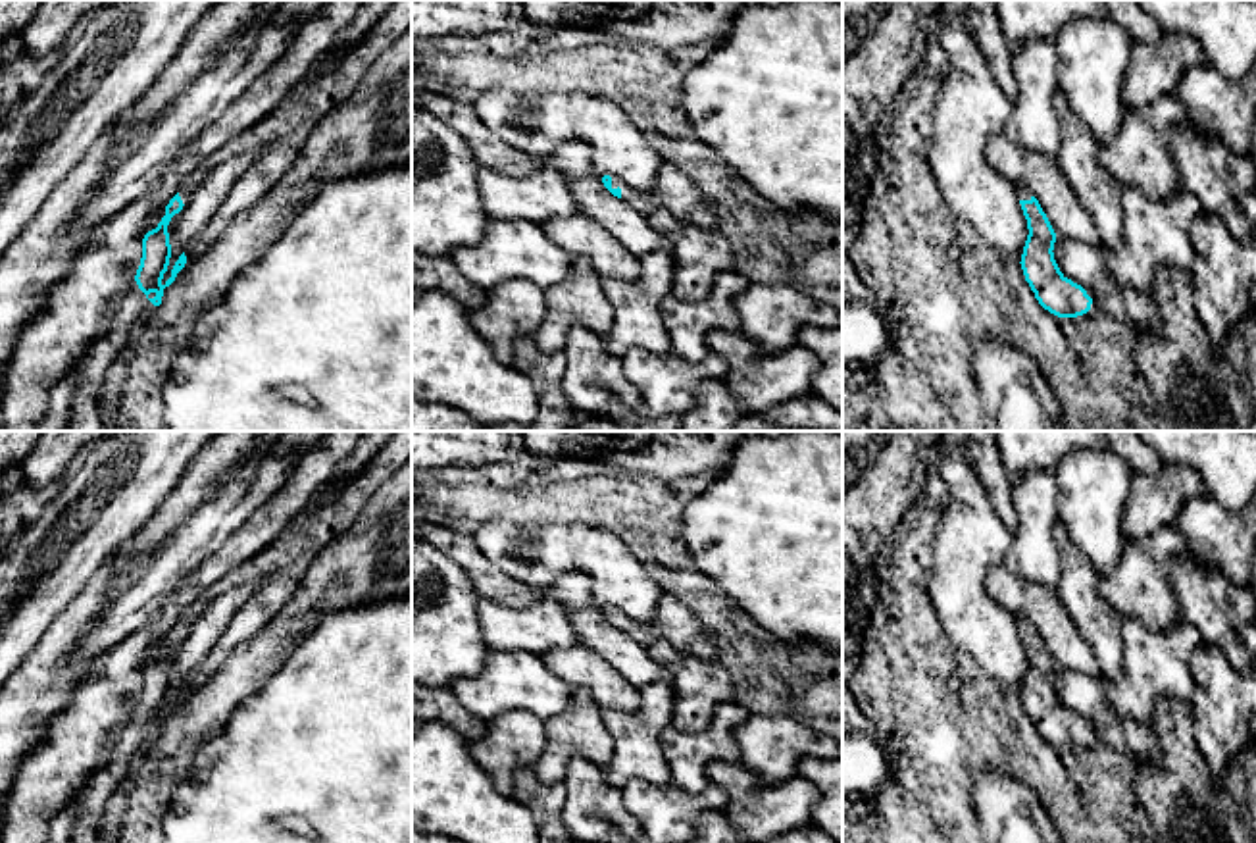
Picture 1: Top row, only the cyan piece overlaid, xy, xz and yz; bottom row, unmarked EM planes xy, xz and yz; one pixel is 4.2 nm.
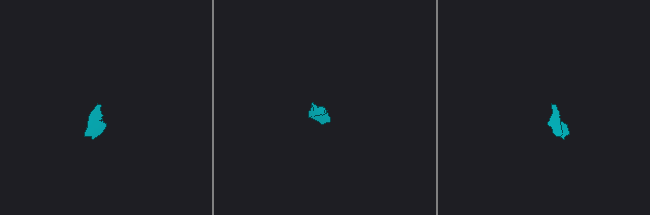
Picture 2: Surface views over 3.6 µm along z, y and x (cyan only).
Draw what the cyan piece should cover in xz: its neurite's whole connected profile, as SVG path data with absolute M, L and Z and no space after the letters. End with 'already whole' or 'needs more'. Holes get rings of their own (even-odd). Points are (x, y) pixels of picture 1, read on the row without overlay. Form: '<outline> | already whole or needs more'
M671 595L660 599L656 618L650 624L637 622L610 606L604 606L602 614L614 627L623 629L642 645L666 641L681 654L694 654L706 660L714 658L714 639L700 620Z | needs more

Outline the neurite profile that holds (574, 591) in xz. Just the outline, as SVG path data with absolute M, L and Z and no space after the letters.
M564 574L539 597L558 600L569 614L579 645L602 656L637 689L656 681L671 681L673 666L658 660L648 647L623 629L614 627L592 600L592 579L585 574Z

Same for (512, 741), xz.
M529 712L496 716L481 739L469 741L471 758L504 797L514 793L514 772L533 766L544 749L546 720Z

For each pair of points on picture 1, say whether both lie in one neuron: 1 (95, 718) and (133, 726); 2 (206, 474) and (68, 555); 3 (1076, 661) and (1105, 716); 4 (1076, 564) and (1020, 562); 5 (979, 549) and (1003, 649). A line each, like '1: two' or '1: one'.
1: two
2: two
3: two
4: two
5: one

